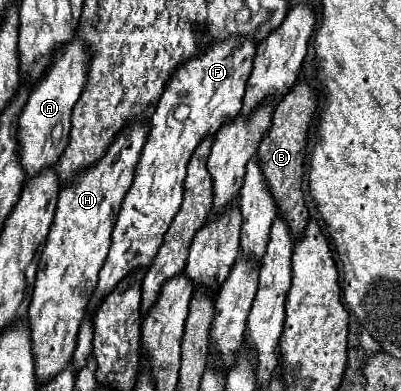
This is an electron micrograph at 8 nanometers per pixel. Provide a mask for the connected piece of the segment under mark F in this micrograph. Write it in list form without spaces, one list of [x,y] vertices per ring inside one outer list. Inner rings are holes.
[[[231,37],[225,41],[215,41],[205,49],[205,53],[193,57],[191,61],[183,63],[177,73],[169,79],[159,105],[149,121],[149,135],[147,143],[143,145],[135,179],[131,189],[125,195],[123,207],[119,211],[113,237],[111,237],[111,249],[105,259],[103,269],[99,271],[99,283],[97,289],[87,305],[85,319],[79,327],[77,337],[77,349],[73,353],[75,361],[75,373],[83,365],[87,365],[87,357],[93,353],[93,311],[103,301],[109,289],[115,287],[123,277],[127,277],[133,271],[145,271],[153,263],[161,243],[163,235],[169,229],[175,213],[181,207],[183,201],[183,181],[185,181],[185,169],[187,163],[195,151],[195,147],[205,137],[215,137],[215,133],[225,125],[227,121],[233,121],[235,115],[241,111],[245,83],[249,79],[251,67],[255,57],[255,43],[247,37]],[[179,105],[189,105],[191,113],[187,121],[179,123],[173,113]]]

